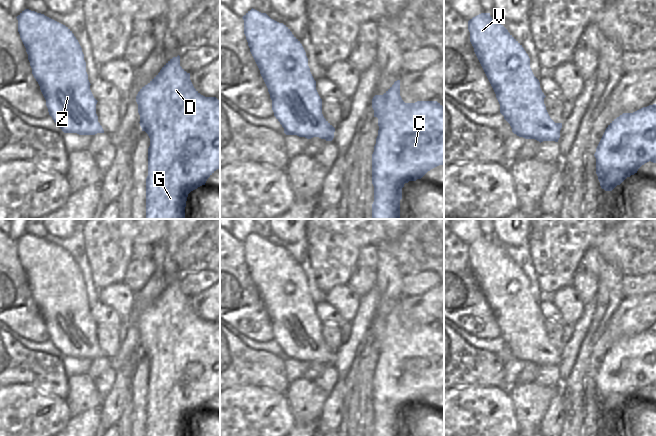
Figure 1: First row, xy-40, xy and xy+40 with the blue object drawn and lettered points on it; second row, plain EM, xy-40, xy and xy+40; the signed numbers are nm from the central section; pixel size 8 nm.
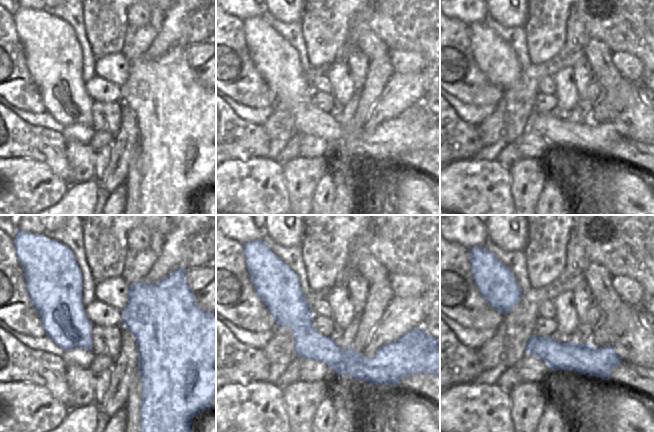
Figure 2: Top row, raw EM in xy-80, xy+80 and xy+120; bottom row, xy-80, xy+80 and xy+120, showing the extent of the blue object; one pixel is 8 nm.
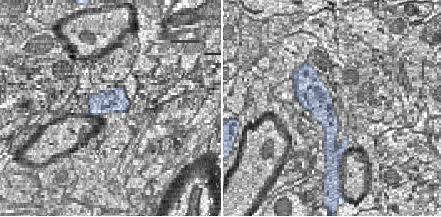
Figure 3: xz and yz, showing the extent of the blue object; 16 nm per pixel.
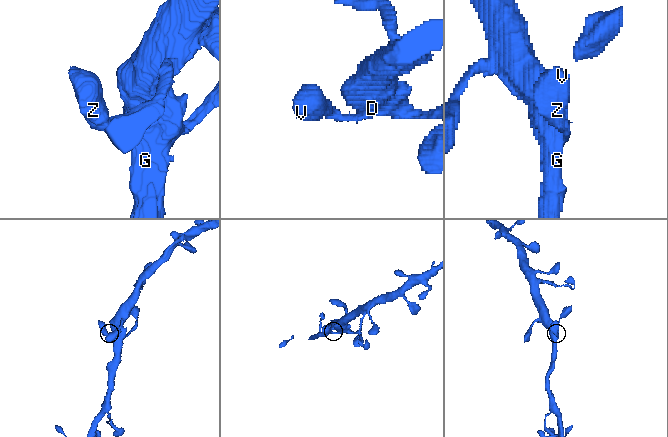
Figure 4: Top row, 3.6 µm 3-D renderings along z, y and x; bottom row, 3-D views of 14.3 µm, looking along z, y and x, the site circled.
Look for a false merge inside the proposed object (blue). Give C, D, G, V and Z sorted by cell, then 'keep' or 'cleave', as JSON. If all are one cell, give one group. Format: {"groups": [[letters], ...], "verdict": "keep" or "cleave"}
{"groups": [["C", "D", "G", "V", "Z"]], "verdict": "keep"}

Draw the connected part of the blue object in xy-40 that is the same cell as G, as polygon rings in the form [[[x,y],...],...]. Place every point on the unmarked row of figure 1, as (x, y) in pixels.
[[[180,280],[170,283],[160,294],[160,296],[144,311],[140,313],[136,320],[138,337],[140,339],[140,350],[150,362],[148,372],[148,400],[146,402],[146,436],[185,436],[188,418],[205,409],[207,403],[220,392],[220,325],[216,321],[205,321],[201,319],[193,310],[190,304],[190,297],[187,297],[180,290]]]

